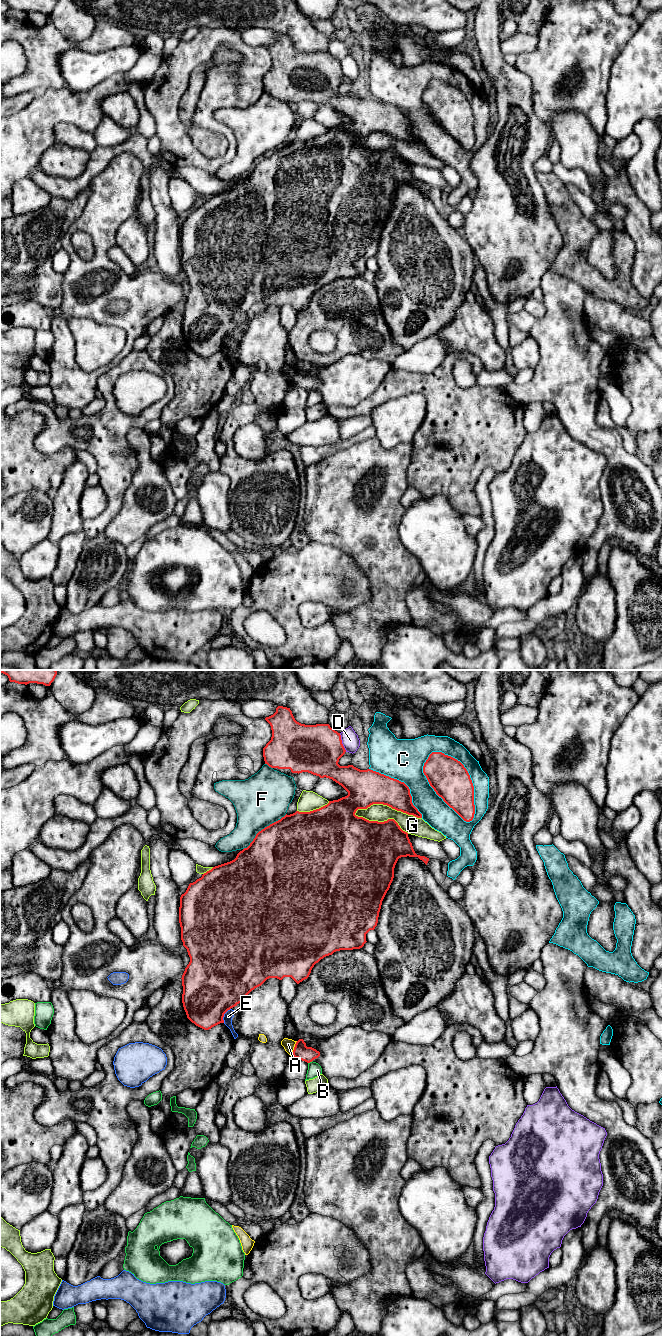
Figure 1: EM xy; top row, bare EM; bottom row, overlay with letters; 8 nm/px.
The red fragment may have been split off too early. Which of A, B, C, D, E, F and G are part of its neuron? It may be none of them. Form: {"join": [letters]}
{"join": []}

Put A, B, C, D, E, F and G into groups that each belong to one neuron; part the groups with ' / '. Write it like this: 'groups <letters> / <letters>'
groups A / B / C / D / E / F / G

